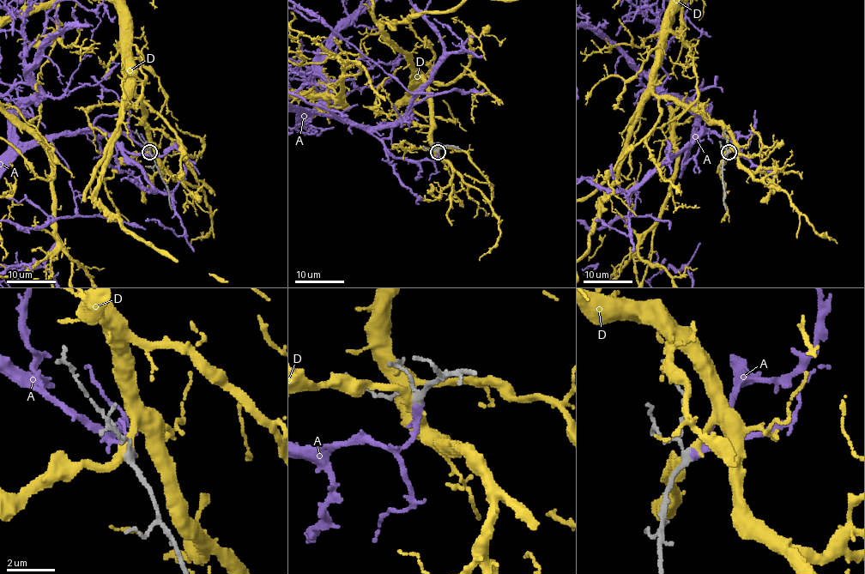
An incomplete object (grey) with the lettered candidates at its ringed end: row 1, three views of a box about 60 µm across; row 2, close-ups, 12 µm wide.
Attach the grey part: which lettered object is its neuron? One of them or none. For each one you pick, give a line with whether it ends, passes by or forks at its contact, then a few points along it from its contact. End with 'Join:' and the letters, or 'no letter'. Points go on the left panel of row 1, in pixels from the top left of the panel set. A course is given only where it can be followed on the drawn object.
A: it passes by
Join: A

